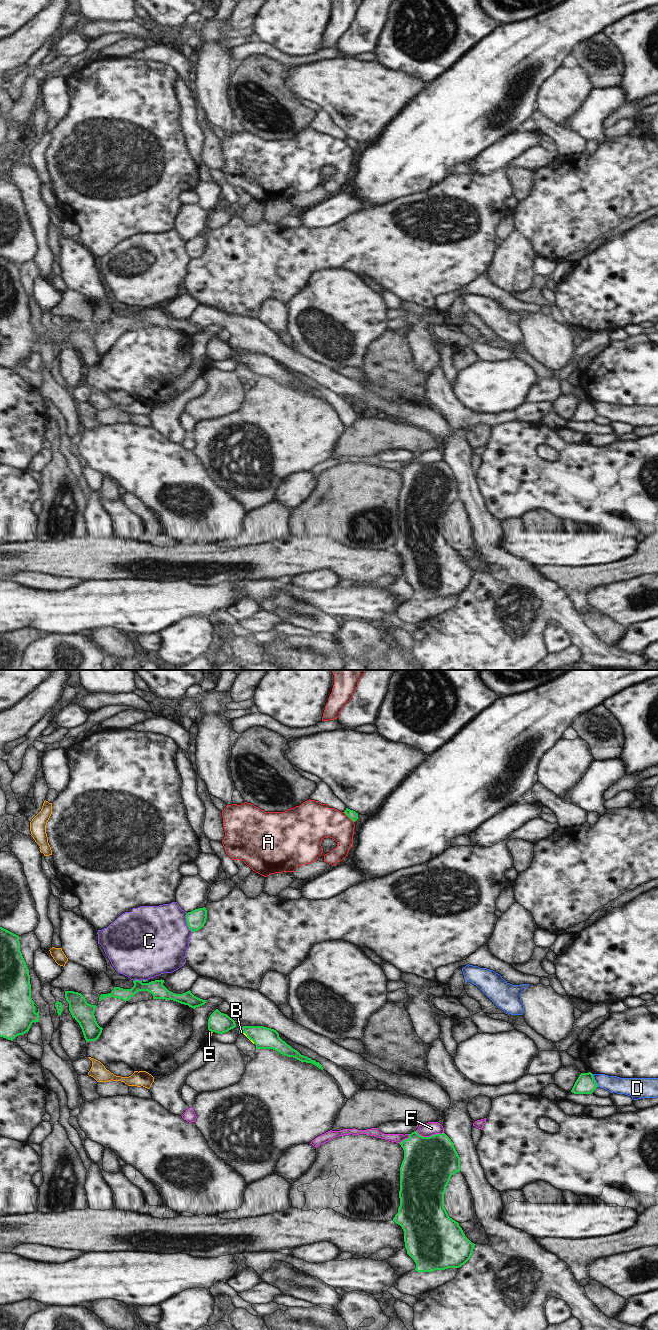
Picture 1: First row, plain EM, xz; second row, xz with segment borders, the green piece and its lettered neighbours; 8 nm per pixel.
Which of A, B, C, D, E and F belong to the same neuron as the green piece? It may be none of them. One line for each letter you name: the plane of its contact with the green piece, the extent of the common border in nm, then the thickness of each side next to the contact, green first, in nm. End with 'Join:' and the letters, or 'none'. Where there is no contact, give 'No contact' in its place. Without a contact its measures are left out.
B: Touches green in xz. Shared border 170 nm. Thickness 180 nm (green) against 20 nm
Join: B

